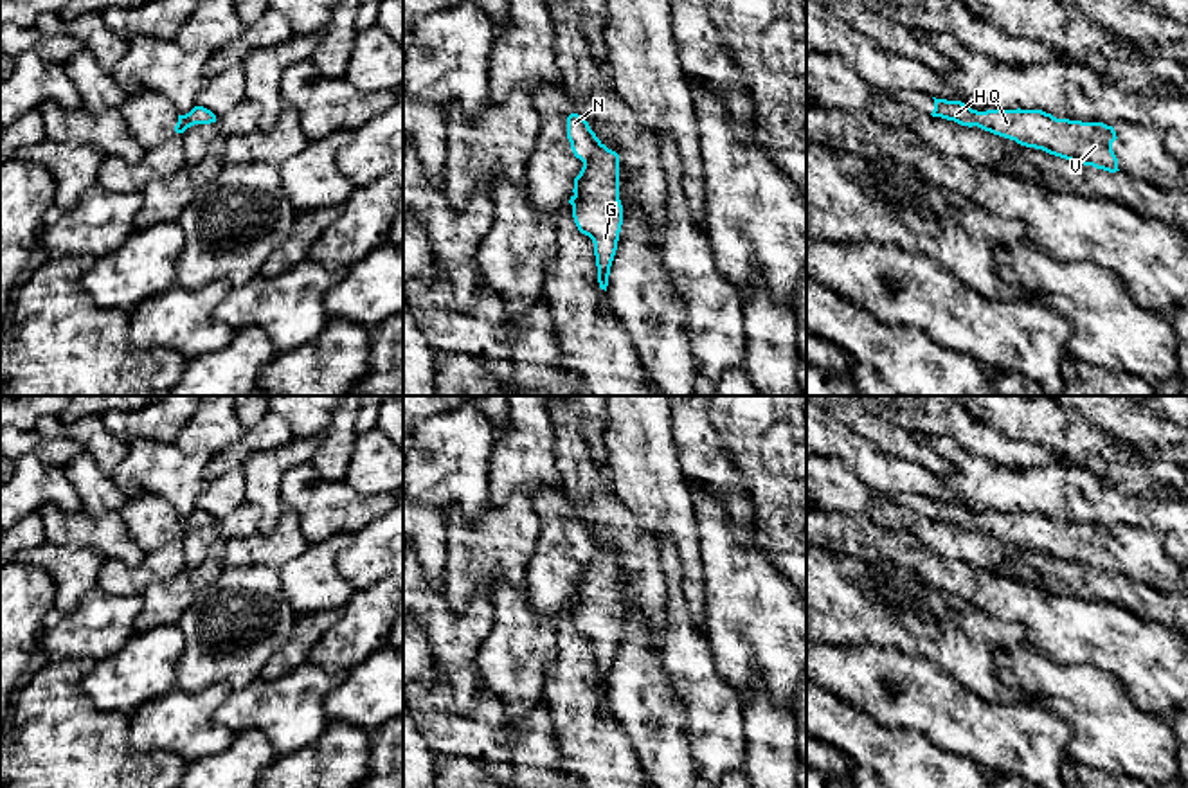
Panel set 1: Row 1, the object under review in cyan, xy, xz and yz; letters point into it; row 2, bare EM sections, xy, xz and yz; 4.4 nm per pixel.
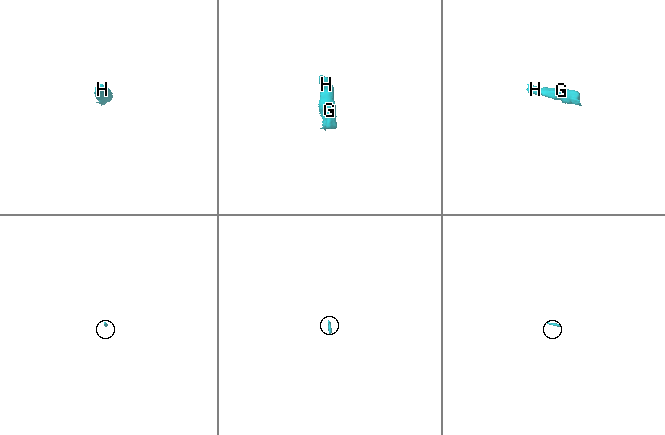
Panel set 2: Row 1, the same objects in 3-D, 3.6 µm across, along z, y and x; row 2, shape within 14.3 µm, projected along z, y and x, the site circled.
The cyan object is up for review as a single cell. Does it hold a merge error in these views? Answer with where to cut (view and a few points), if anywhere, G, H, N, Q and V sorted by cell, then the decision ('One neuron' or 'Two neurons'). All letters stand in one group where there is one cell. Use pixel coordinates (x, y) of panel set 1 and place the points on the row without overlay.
No split. Groups: G H N Q V. One neuron

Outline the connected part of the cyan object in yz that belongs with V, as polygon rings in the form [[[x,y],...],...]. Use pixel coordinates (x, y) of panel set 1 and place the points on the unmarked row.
[[[932,502],[932,520],[954,524],[968,531],[977,529],[1021,549],[1042,552],[1071,565],[1109,576],[1120,574],[1112,554],[1112,545],[1118,542],[1116,534],[1103,525],[1057,522],[1042,513],[977,515],[961,504]]]

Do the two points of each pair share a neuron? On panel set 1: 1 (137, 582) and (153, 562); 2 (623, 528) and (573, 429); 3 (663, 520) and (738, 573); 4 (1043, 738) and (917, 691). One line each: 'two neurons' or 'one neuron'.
1: one neuron
2: one neuron
3: two neurons
4: one neuron

